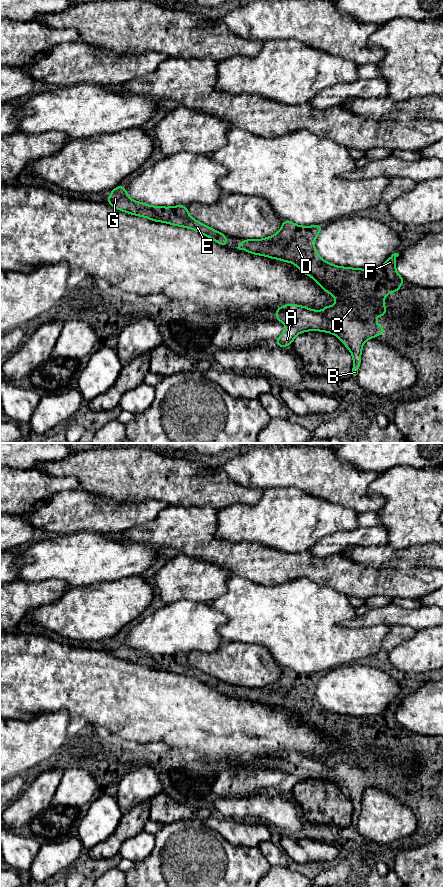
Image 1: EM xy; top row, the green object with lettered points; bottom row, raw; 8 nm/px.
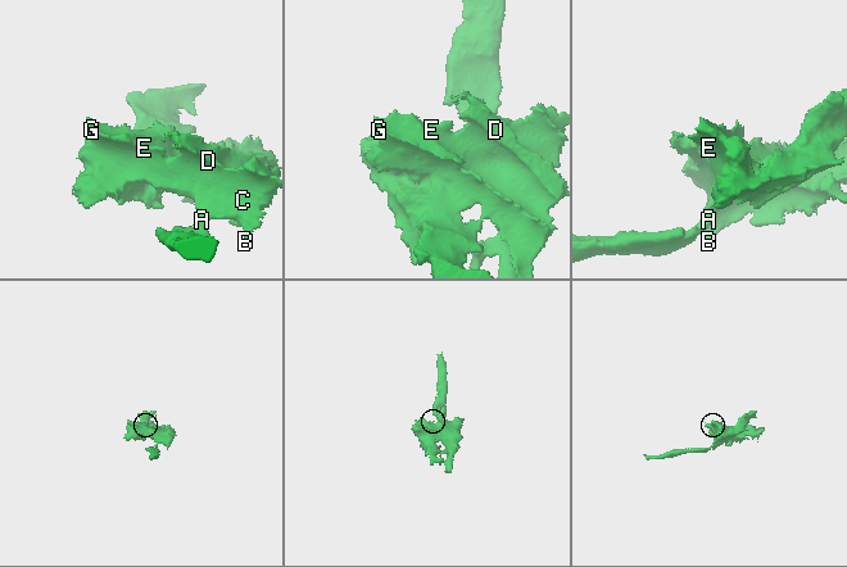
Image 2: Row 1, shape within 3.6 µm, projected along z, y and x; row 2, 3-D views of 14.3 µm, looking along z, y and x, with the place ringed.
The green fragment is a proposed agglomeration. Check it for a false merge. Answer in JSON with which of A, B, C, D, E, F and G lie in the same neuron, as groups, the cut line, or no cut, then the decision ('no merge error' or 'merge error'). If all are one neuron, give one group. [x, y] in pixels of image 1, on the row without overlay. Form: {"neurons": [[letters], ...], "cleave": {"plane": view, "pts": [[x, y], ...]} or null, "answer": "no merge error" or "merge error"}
{"neurons": [["A"], ["B", "C", "D", "E", "F", "G"]], "cleave": {"plane": "xy", "pts": [[288, 772], [298, 780]]}, "answer": "merge error"}

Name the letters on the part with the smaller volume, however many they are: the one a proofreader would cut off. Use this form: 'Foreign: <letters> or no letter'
Foreign: A

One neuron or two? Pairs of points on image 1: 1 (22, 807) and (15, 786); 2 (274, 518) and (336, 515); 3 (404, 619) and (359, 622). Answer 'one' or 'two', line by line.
1: two
2: one
3: one

